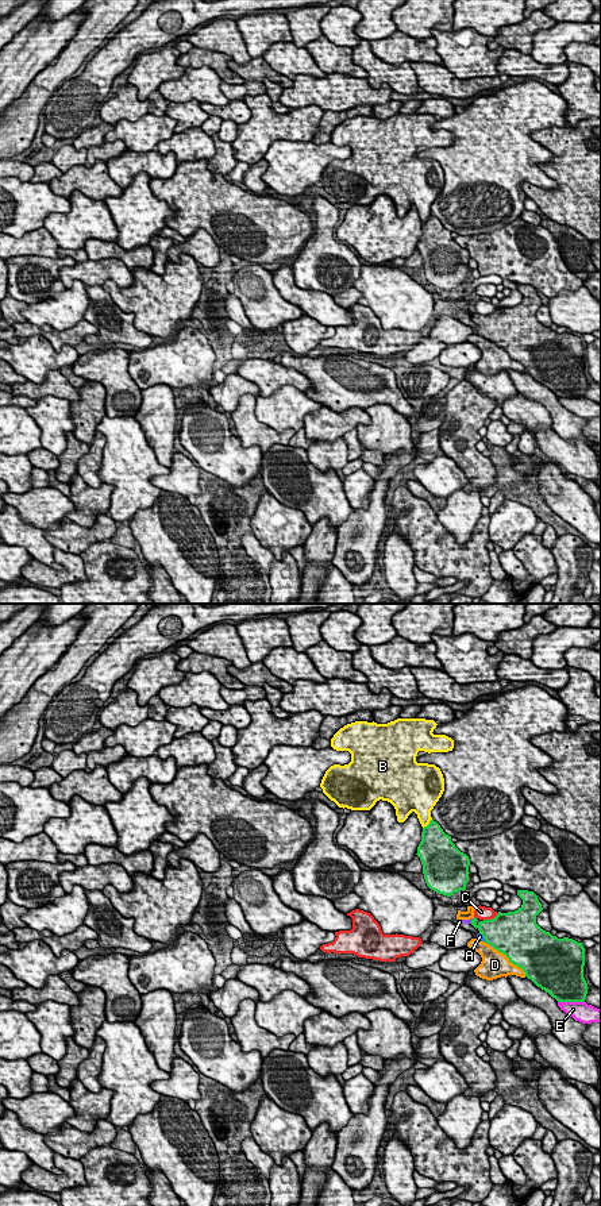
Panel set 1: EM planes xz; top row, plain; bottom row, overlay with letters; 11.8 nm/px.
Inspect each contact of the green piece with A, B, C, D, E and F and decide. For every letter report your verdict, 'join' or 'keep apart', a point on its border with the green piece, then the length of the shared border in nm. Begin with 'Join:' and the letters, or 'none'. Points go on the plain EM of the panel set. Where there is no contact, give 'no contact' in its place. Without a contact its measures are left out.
Join: A
A: join | xz (484, 332) | 140 nm
B: keep apart | xz (428, 219) | 160 nm
C: keep apart | xz (492, 313) | 190 nm
D: keep apart | xz (507, 351) | 650 nm
E: keep apart | xz (571, 396) | 320 nm
F: keep apart | xz (472, 316) | 70 nm

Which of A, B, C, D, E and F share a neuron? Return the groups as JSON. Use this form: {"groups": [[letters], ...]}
{"groups": [["A"], ["B"], ["C"], ["D", "F"], ["E"]]}

